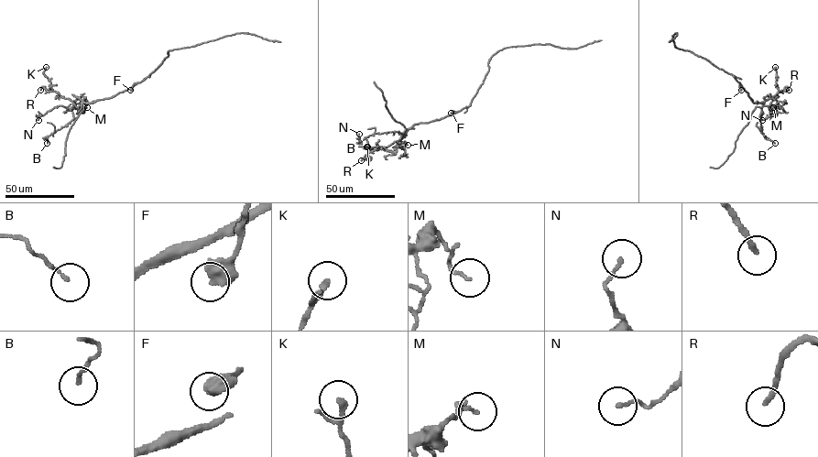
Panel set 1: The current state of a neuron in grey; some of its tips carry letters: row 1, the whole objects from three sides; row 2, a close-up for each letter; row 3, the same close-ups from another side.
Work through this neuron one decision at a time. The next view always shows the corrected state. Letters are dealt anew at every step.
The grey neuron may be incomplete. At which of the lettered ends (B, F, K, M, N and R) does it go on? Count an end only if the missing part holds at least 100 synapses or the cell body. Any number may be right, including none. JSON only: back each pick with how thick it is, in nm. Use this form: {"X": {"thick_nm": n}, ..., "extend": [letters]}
{"extend": []}

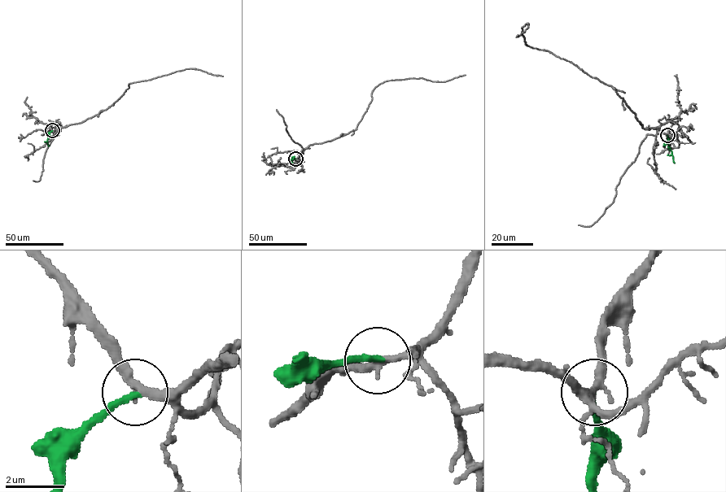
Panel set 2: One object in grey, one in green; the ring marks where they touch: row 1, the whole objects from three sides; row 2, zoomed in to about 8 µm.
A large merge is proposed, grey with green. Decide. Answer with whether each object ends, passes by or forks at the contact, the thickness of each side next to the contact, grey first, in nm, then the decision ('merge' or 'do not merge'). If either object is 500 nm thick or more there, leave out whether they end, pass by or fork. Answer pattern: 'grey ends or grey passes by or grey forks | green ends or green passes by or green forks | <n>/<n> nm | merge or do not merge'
grey passes by | green ends | 280/200 nm | do not merge

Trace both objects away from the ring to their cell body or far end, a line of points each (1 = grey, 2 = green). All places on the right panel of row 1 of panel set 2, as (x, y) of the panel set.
1: (667, 135), (642, 126), (610, 85), (564, 58), (525, 44), (521, 28), (528, 23), (516, 37)
2: (667, 135), (674, 163)

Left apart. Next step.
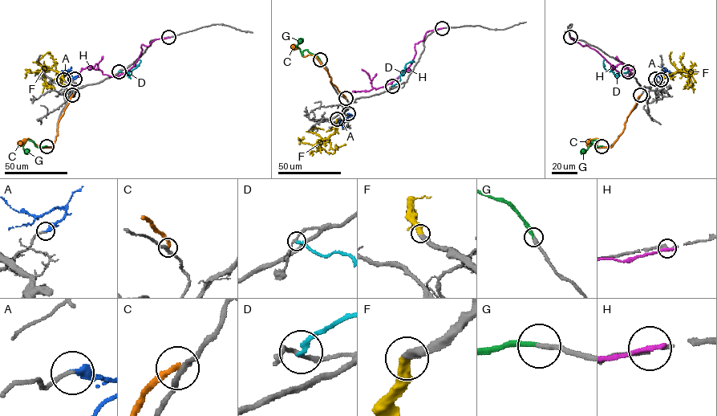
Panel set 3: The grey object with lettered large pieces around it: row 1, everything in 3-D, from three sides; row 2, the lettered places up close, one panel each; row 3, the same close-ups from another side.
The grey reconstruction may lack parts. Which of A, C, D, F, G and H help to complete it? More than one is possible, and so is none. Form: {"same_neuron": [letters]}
{"same_neuron": ["A", "F", "G"]}

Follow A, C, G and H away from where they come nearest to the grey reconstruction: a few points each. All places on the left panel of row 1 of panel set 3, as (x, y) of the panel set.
A: (74, 79), (77, 75), (72, 77), (66, 73), (71, 67)
C: (72, 95), (58, 123), (58, 135), (51, 147), (40, 148), (28, 138), (17, 144)
G: (46, 146), (38, 147), (28, 139), (23, 146), (28, 152)
H: (169, 37), (142, 44), (138, 59), (117, 77), (91, 67), (82, 69), (80, 77)

